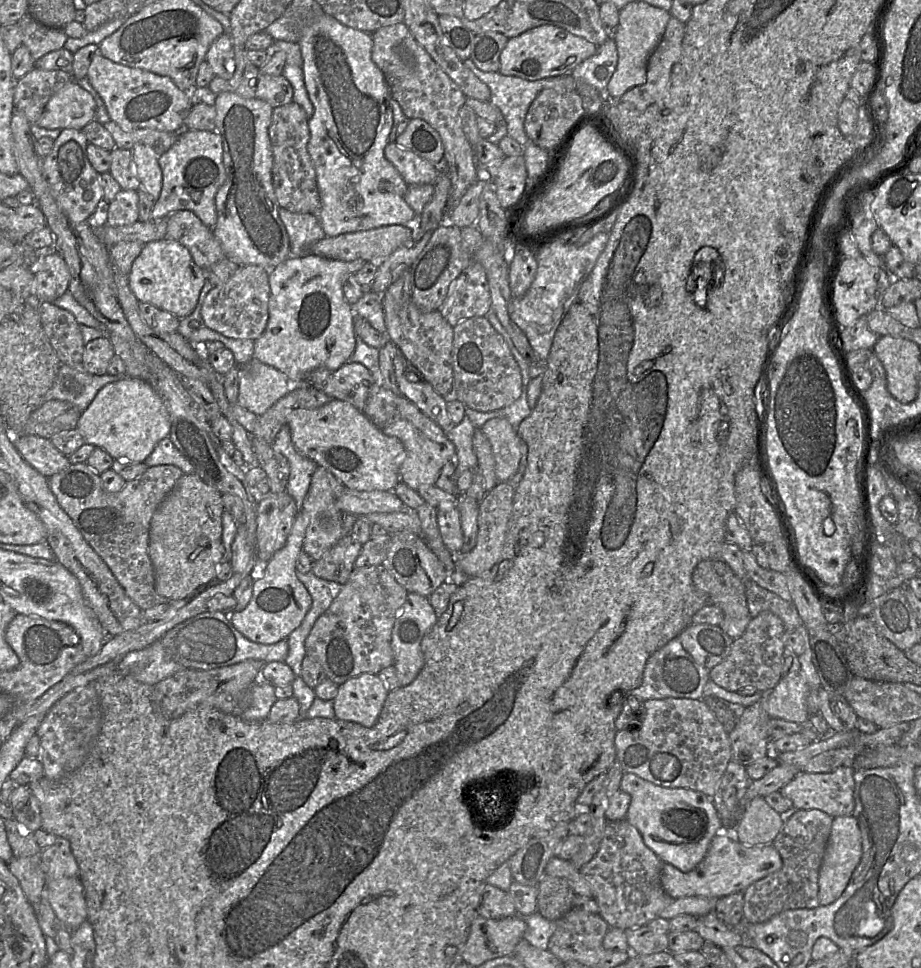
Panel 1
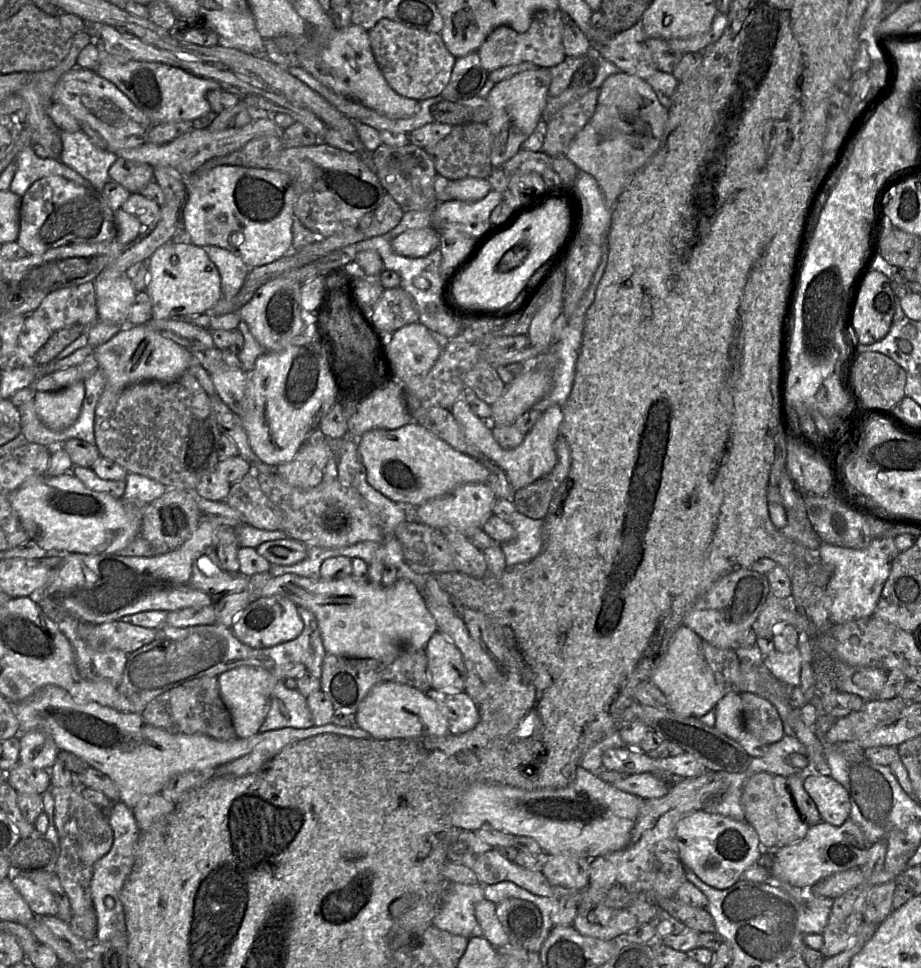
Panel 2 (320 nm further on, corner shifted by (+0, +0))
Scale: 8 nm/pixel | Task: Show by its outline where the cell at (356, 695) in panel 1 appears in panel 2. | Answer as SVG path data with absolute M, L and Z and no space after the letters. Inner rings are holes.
M382 682L374 686L360 703L356 726L378 740L442 737L449 733L447 718L426 692L398 682Z

